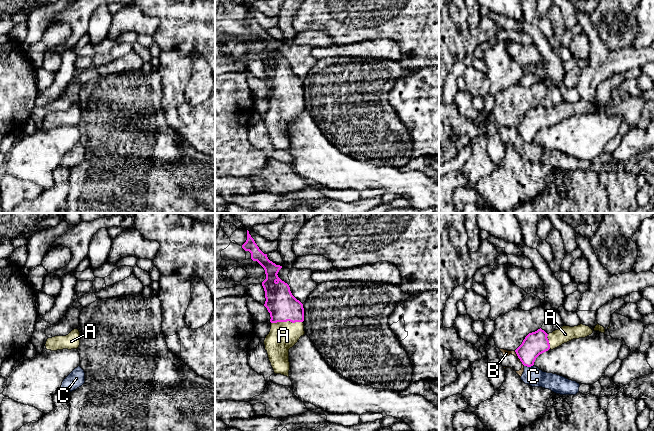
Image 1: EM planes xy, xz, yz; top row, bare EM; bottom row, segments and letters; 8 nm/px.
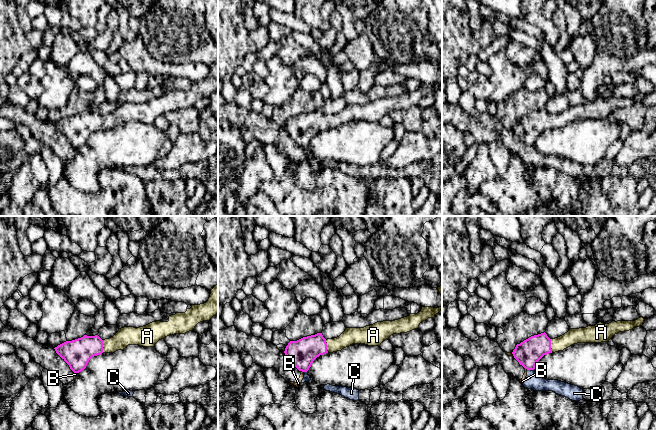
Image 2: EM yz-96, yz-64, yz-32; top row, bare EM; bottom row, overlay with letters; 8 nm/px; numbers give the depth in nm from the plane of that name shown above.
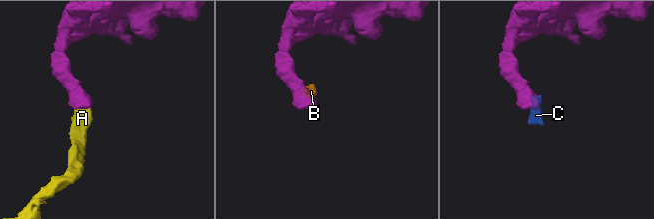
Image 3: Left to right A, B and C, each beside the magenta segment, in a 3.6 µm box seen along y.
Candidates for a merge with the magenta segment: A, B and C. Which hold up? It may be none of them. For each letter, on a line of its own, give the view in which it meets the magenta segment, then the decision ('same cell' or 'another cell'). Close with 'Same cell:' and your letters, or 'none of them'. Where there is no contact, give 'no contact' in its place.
A: xz | same cell
B: yz | another cell
C: yz | another cell
Same cell: A

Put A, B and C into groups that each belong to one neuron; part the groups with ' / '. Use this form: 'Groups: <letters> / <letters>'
Groups: A / B C

